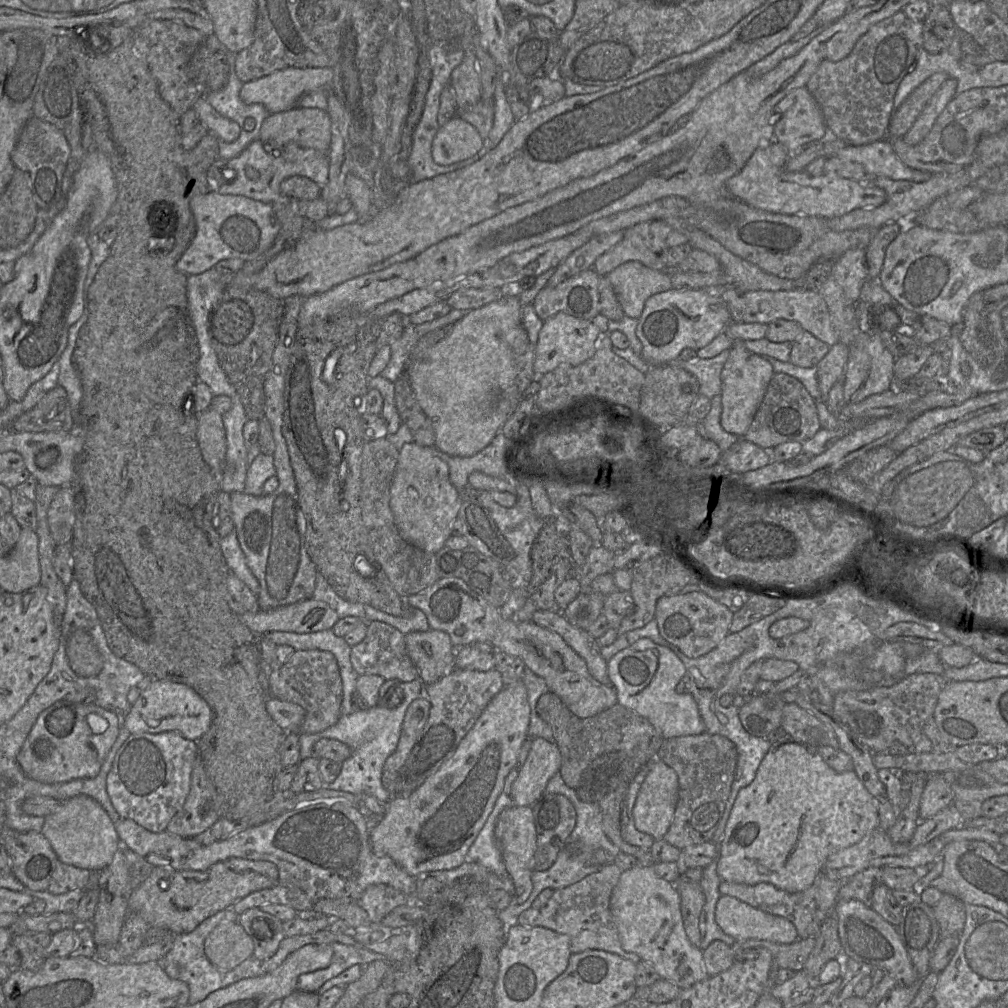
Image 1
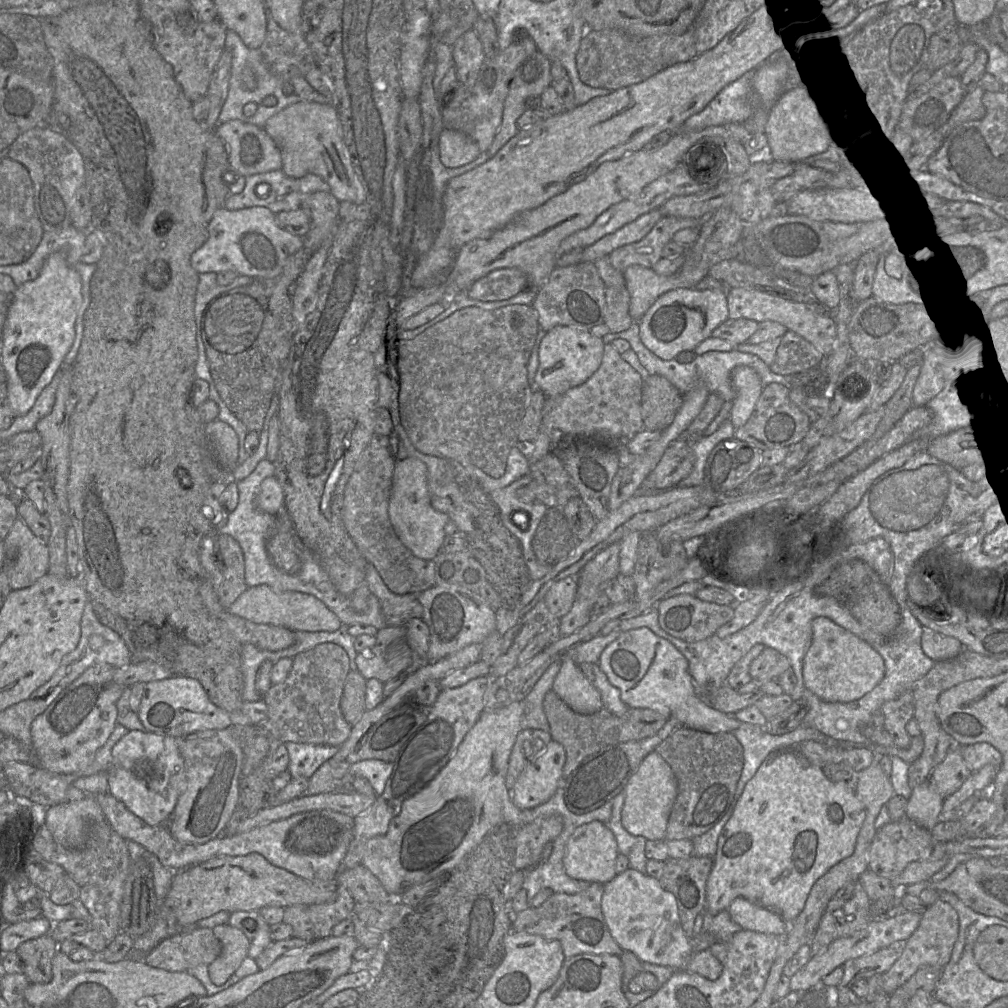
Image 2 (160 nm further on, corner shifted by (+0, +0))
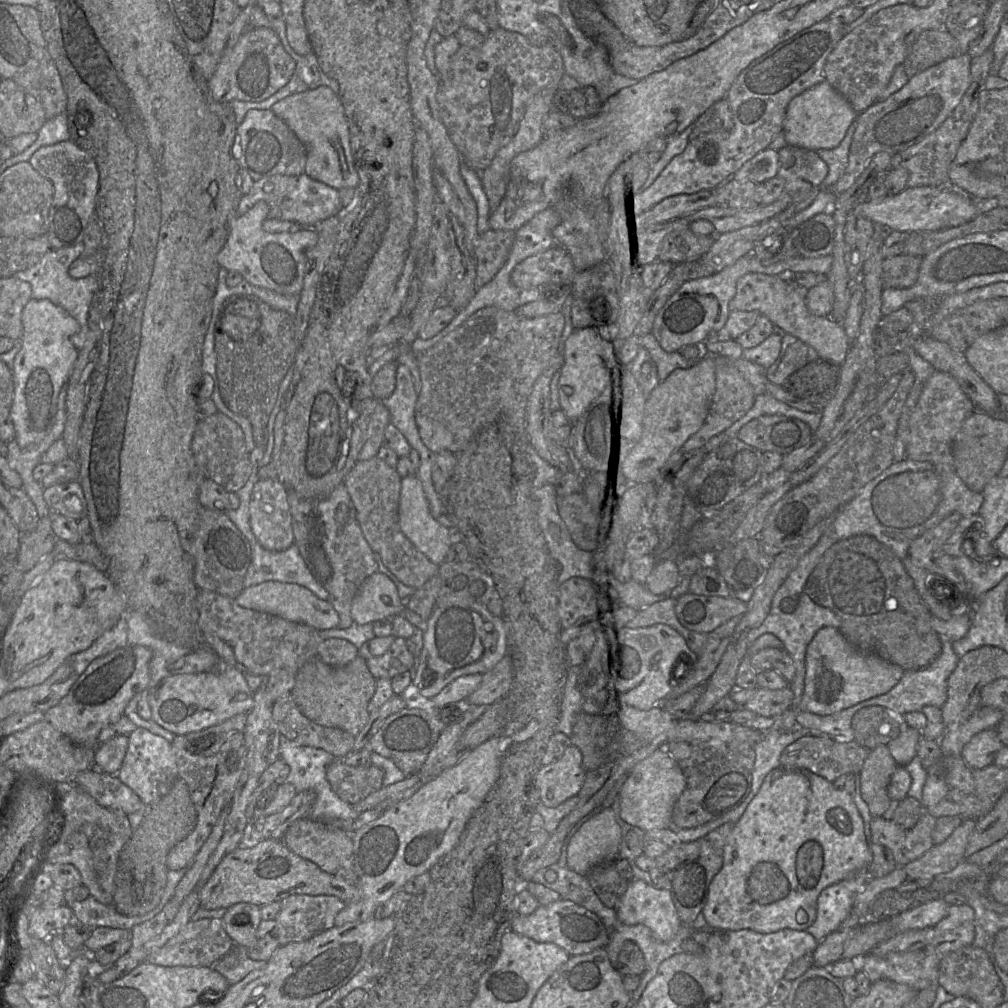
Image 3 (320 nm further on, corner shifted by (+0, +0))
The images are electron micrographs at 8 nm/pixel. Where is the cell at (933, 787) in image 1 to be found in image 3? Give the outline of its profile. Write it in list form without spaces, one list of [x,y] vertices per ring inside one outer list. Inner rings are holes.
[[[996,728],[974,735],[963,747],[960,756],[964,762],[975,769],[982,769],[993,763],[996,753],[1005,746]]]

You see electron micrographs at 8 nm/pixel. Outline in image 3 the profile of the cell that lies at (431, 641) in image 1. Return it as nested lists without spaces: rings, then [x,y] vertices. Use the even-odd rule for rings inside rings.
[[[375,572],[361,584],[355,595],[351,616],[355,623],[366,624],[402,615],[416,628],[424,630],[425,621],[406,607],[393,581],[383,573]]]

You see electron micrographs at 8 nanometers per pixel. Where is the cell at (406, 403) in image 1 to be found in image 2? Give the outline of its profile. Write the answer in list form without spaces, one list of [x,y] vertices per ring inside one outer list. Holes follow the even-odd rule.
[[[514,304],[497,310],[483,310],[476,306],[460,309],[411,340],[395,343],[395,362],[400,368],[400,376],[396,378],[401,384],[399,395],[399,411],[401,422],[414,446],[425,454],[445,458],[450,462],[458,462],[464,468],[479,468],[493,478],[501,477],[506,470],[506,462],[510,450],[518,442],[518,430],[530,403],[533,393],[528,378],[528,363],[539,331],[539,315],[531,305]]]

